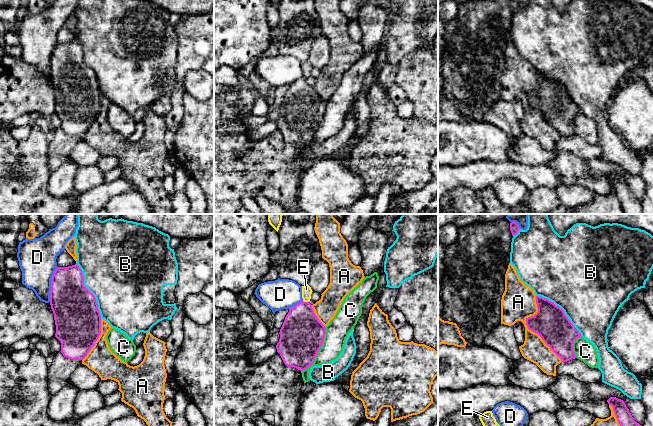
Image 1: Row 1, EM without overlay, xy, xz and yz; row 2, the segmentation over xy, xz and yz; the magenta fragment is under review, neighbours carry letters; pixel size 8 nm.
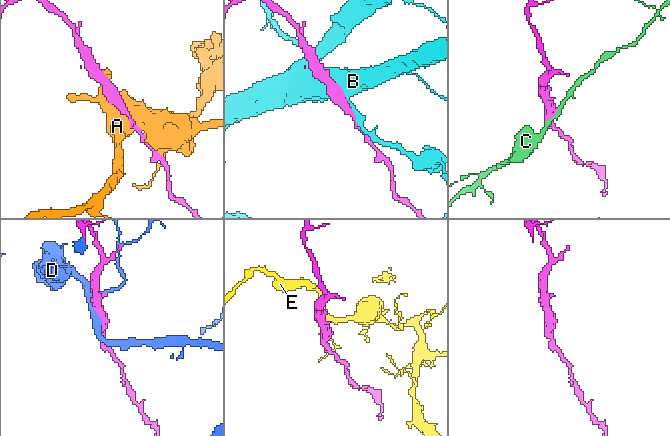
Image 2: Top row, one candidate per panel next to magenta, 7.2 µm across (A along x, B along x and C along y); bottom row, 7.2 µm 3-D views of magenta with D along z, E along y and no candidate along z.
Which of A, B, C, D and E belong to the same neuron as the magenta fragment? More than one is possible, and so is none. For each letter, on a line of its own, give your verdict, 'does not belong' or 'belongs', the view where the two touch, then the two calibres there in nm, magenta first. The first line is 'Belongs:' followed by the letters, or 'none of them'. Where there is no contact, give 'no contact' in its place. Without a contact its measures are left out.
Belongs: none of them
A: does not belong; contact in yz; calibres 280 and 280 nm
B: does not belong; contact in xy; calibres 360 and 480 nm
C: does not belong; contact in xz; calibres 360 and 180 nm
D: does not belong; contact in xy; calibres 340 and 300 nm
E: does not belong; contact in xz; calibres 340 and 80 nm

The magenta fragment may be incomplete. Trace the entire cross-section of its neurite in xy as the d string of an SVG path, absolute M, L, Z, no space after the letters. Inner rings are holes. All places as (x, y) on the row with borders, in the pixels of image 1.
M77 264L57 267L51 279L50 305L56 325L55 337L61 343L61 353L71 360L83 360L101 334L101 315L95 296L84 286L82 270Z

